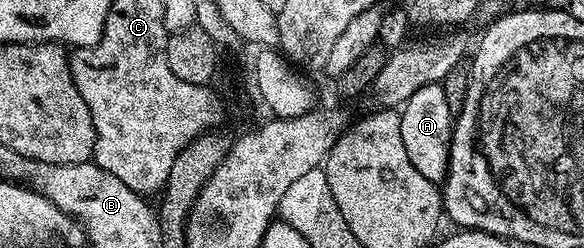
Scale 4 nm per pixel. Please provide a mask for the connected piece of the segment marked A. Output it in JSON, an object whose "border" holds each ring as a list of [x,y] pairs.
{"border":[[[443,83],[422,86],[403,103],[400,112],[402,146],[406,146],[406,154],[414,170],[418,170],[422,178],[433,182],[443,181],[448,175],[448,163],[450,162],[454,104],[448,101],[444,88]]]}

